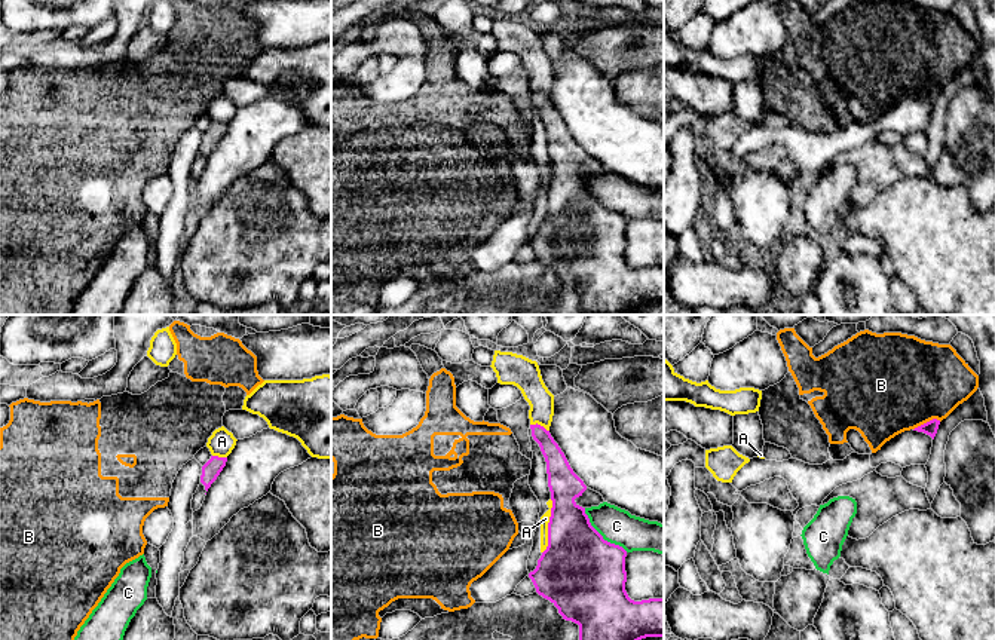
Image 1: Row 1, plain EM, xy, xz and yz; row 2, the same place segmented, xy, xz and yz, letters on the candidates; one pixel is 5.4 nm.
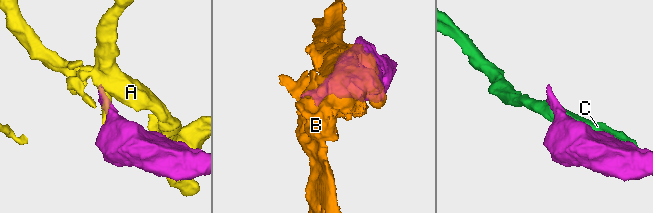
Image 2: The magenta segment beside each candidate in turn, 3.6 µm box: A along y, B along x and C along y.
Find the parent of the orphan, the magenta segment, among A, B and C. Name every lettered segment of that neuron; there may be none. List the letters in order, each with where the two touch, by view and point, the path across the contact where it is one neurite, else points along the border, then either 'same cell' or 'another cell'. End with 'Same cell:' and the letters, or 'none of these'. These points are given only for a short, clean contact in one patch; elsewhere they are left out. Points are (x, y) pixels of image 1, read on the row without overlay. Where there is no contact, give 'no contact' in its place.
A: contact xz (548, 193); another cell
B: contact yz (927, 89); another cell
C: contact xz (600, 202); another cell
Same cell: none of these

